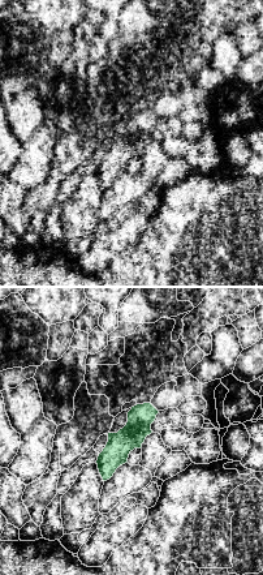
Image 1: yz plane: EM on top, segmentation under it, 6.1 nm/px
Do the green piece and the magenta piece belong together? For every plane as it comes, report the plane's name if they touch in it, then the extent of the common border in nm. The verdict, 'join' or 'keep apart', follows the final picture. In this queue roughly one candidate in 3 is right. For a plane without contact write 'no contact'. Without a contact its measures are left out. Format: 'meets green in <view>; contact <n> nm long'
no contact

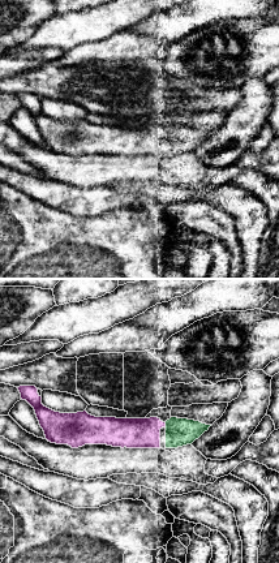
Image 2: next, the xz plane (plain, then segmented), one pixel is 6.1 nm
meets green in xz; contact 30 nm long

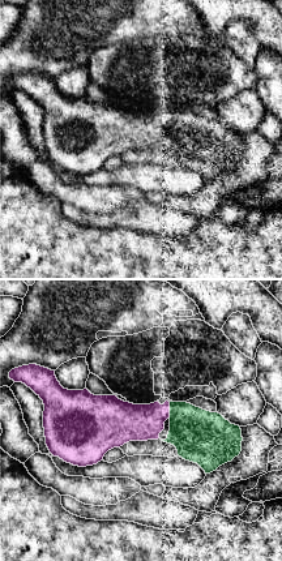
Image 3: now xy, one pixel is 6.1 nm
meets green in xy; contact 110 nm long

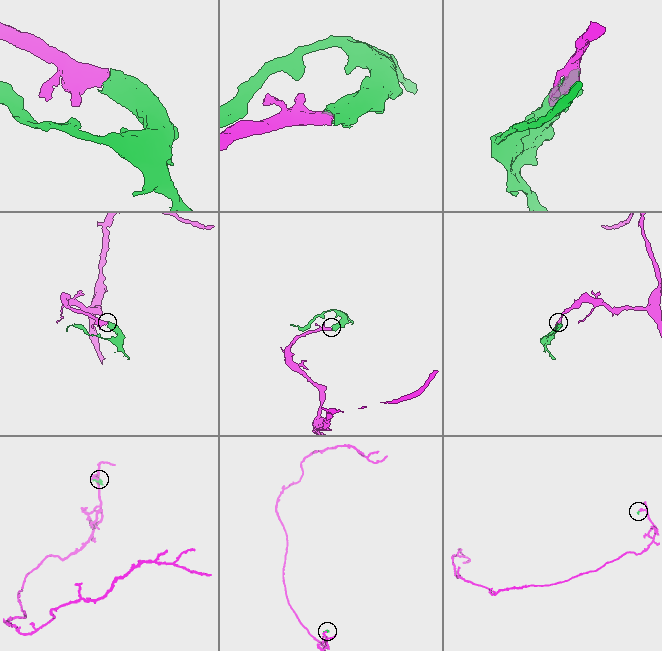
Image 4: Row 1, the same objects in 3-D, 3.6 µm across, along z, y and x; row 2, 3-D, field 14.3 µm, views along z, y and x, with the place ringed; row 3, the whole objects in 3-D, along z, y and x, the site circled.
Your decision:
join

